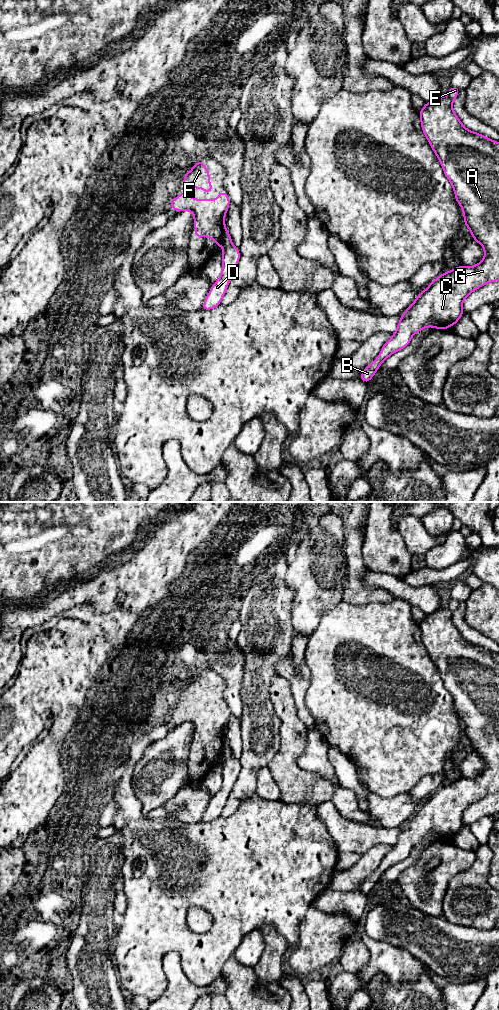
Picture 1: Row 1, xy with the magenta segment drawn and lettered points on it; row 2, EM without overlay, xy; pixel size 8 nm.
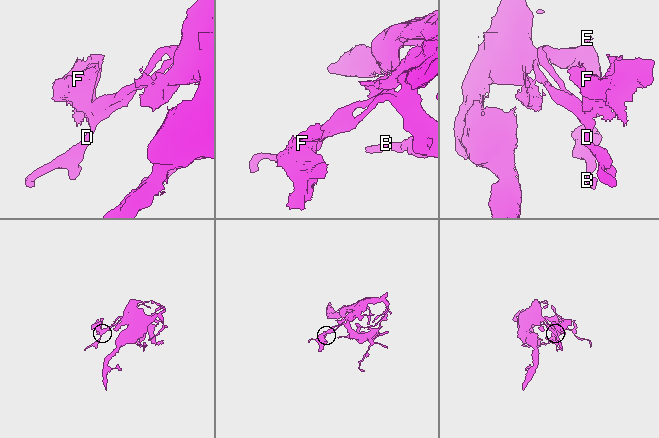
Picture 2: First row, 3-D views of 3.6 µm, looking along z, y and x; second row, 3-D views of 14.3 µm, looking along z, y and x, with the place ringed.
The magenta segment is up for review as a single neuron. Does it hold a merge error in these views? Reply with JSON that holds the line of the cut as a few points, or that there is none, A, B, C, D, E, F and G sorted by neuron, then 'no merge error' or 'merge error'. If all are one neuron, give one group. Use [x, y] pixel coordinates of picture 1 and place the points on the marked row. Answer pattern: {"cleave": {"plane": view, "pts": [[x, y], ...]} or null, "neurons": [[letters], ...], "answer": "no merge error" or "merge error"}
{"cleave": {"plane": "xy", "pts": [[224, 226], [221, 243]]}, "neurons": [["A", "B", "C", "D", "E", "G"], ["F"]], "answer": "merge error"}

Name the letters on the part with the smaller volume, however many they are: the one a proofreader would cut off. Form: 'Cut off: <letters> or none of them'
Cut off: F

